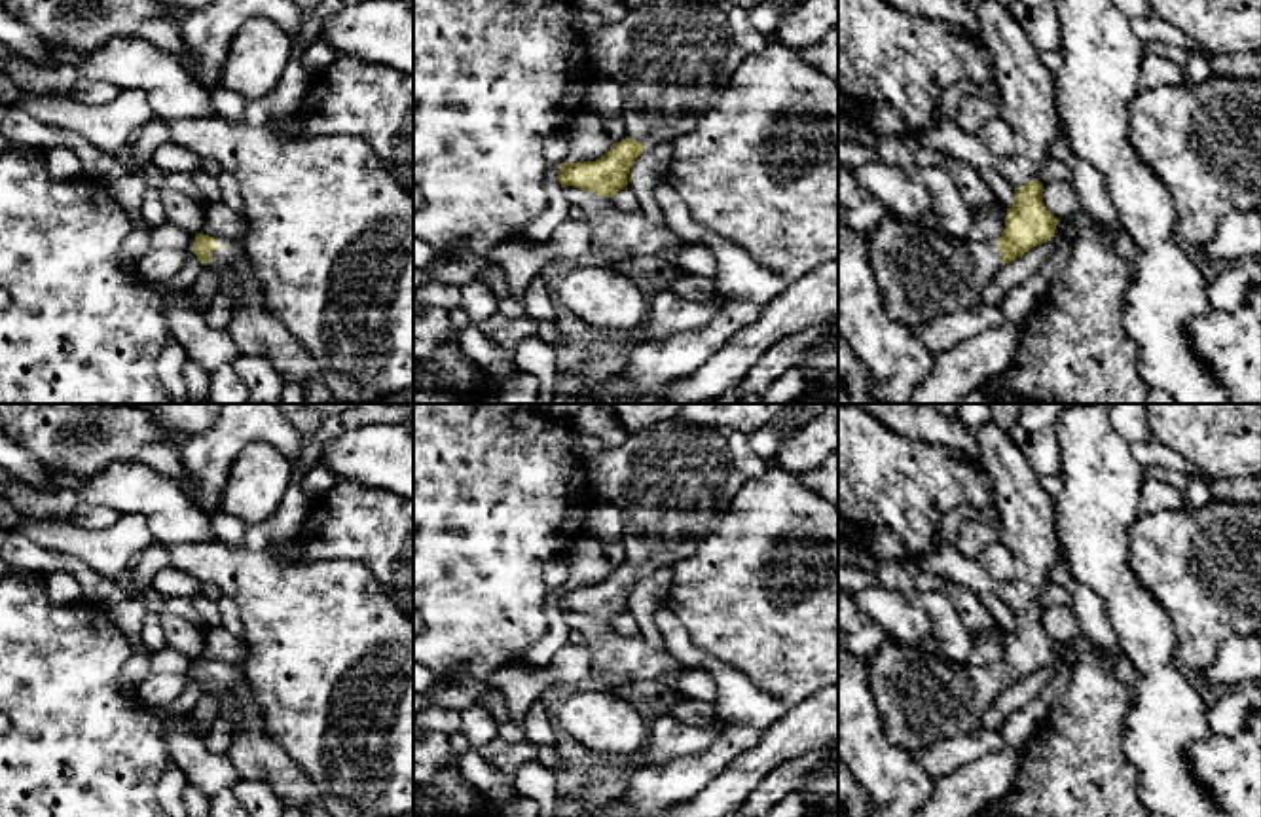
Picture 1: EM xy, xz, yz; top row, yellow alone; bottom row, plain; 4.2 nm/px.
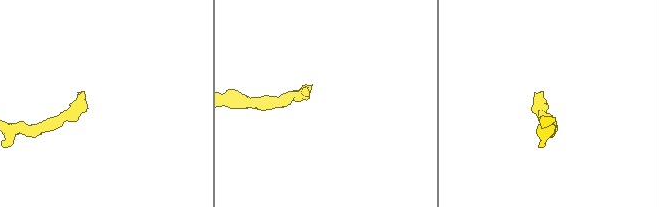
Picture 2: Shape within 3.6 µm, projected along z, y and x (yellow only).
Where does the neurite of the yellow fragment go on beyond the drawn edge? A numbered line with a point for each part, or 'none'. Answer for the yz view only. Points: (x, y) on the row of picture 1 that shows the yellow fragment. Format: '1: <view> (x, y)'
1: yz (1024, 84)
2: yz (920, 273)

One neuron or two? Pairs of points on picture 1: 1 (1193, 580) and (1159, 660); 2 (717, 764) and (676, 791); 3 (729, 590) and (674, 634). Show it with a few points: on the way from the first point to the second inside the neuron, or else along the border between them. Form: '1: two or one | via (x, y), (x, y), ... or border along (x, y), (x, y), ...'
1: two | border along (1148, 590), (1172, 626), (1176, 662), (1186, 670)
2: one | via (708, 764), (685, 781)
3: two | border along (664, 603), (689, 637), (715, 658)

